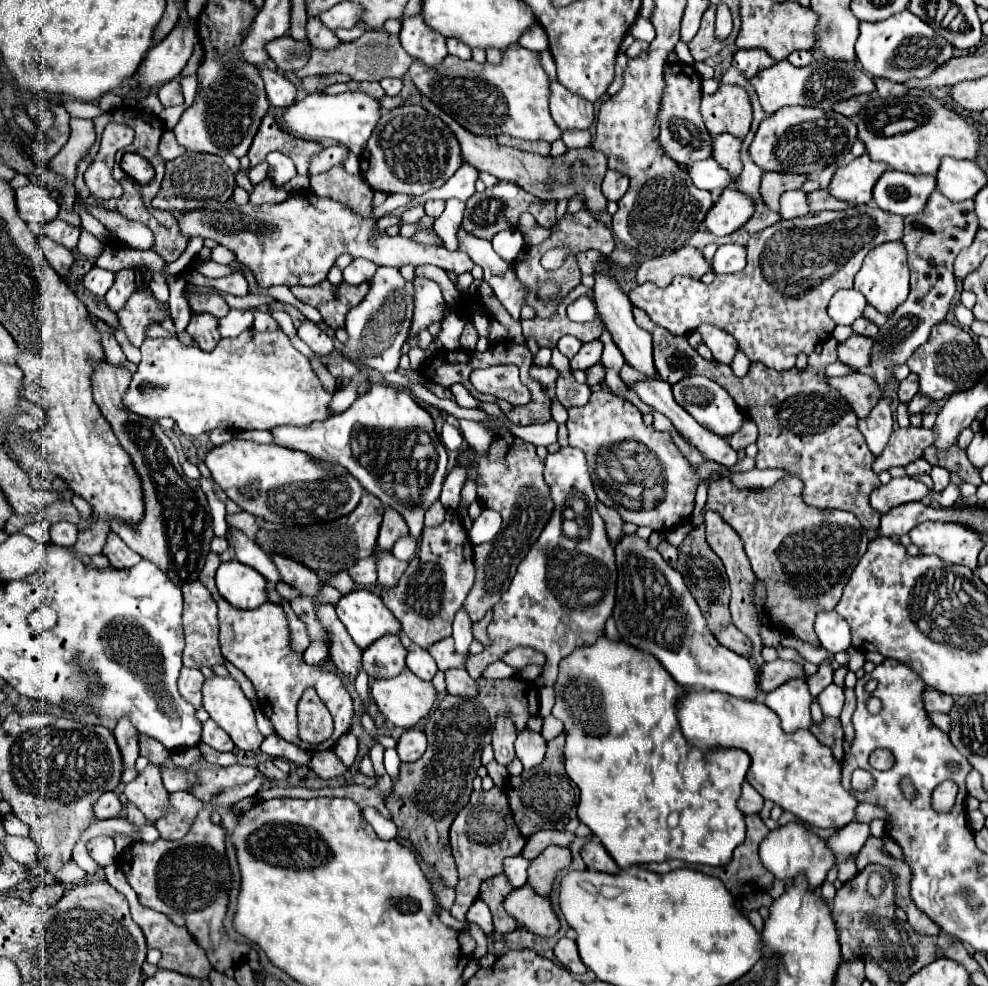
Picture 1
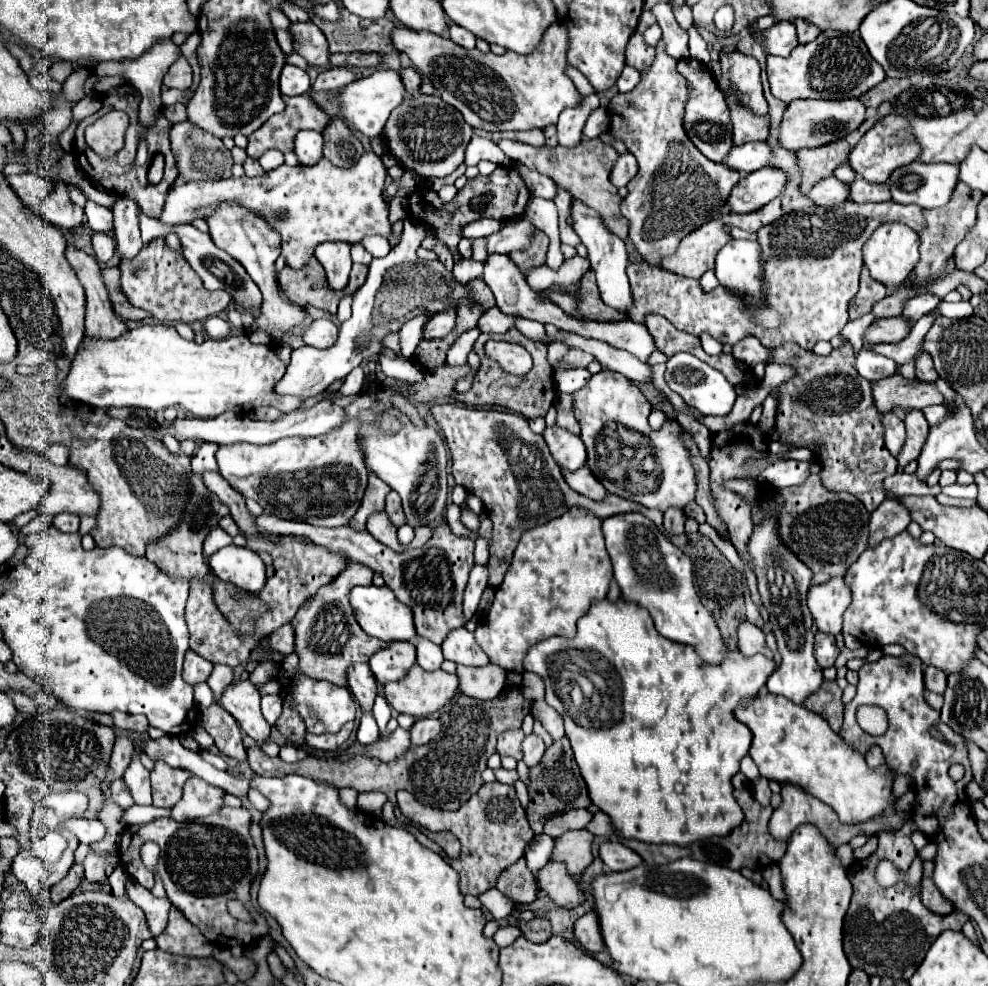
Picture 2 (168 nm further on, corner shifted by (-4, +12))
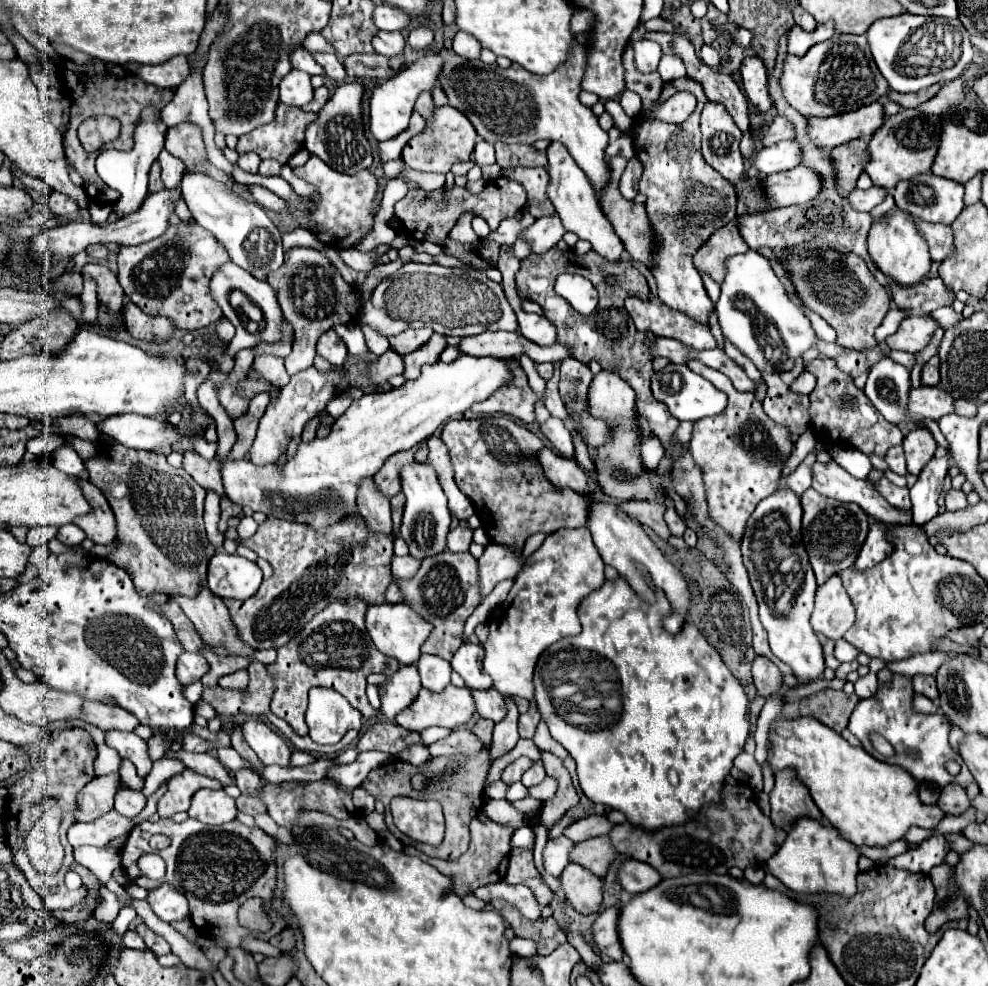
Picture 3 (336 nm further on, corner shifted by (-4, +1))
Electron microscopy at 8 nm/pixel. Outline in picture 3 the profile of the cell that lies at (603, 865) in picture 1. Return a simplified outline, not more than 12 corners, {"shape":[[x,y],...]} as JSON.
{"shape":[[628,859],[618,879],[630,895],[656,887],[662,875],[648,863]]}

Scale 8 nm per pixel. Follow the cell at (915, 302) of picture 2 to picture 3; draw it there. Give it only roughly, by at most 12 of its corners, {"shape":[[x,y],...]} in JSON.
{"shape":[[952,305],[938,307],[932,317],[942,327],[954,327],[964,319]]}

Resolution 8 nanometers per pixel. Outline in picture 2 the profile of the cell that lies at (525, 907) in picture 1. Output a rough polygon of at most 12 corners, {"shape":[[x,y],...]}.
{"shape":[[558,862],[536,874],[536,886],[556,906],[584,902],[576,878]]}

